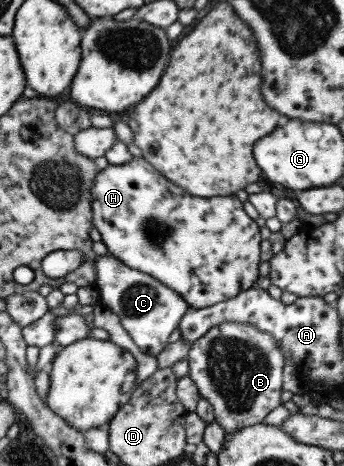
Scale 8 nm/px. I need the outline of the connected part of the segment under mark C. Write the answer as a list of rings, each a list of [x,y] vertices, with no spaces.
[[[108,253],[95,257],[94,285],[99,294],[99,303],[119,317],[122,329],[146,355],[156,357],[166,347],[169,335],[178,327],[178,322],[188,310],[188,305],[178,293],[142,271],[126,267]]]

